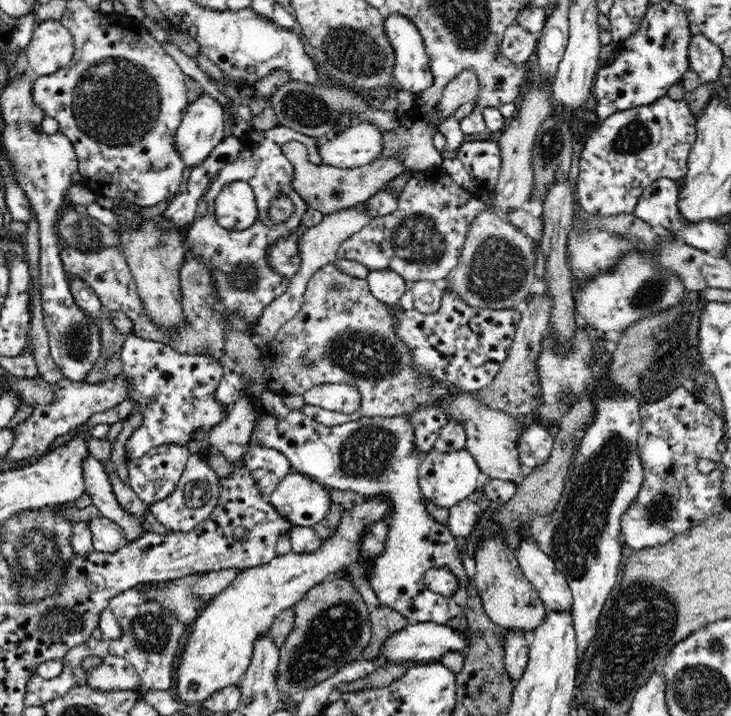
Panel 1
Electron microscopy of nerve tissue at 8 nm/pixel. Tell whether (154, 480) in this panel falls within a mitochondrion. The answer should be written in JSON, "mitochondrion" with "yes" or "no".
{"mitochondrion":"yes"}

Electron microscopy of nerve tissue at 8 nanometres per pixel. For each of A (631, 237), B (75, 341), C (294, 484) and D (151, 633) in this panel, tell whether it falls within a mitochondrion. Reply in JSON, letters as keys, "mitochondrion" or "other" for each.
{"A":"mitochondrion","B":"mitochondrion","C":"other","D":"mitochondrion"}

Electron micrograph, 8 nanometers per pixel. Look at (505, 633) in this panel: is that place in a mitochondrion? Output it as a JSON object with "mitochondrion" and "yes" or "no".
{"mitochondrion":"no"}

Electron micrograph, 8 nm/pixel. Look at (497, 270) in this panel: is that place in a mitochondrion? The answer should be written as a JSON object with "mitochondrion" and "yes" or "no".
{"mitochondrion":"yes"}

